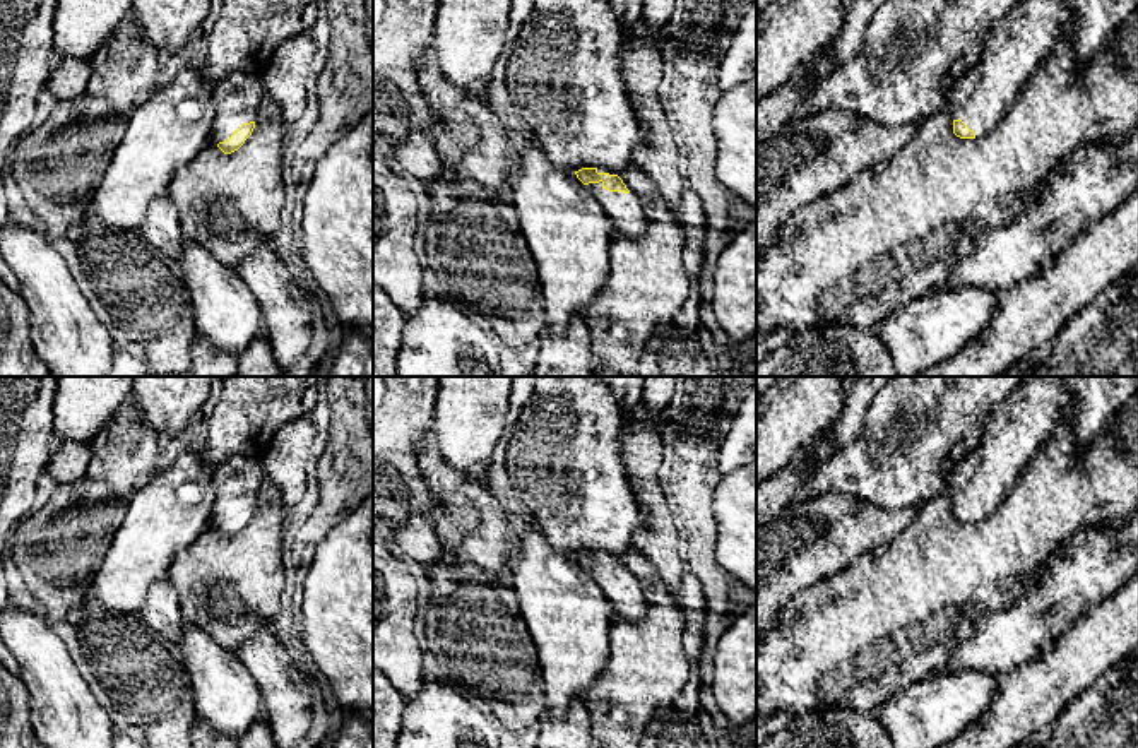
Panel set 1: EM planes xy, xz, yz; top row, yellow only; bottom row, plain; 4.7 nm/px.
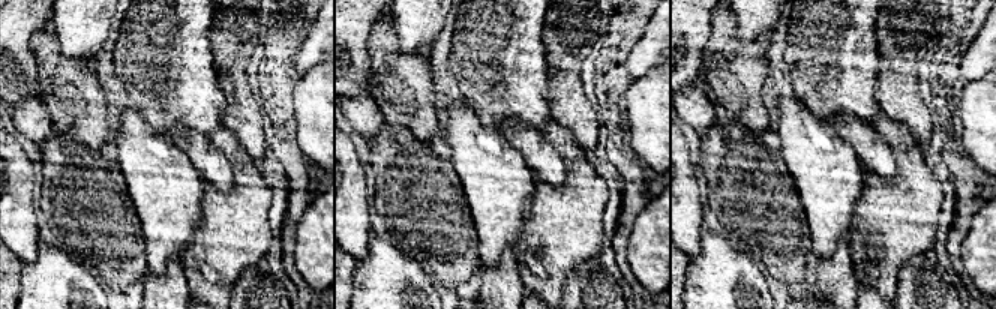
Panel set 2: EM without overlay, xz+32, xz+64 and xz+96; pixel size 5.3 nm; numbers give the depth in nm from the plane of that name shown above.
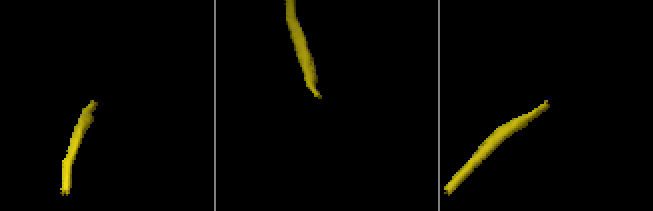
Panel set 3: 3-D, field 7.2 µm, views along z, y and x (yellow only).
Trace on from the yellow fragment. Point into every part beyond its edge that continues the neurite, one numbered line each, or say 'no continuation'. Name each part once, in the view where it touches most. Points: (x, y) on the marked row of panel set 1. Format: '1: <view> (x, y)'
1: xz (625, 211)

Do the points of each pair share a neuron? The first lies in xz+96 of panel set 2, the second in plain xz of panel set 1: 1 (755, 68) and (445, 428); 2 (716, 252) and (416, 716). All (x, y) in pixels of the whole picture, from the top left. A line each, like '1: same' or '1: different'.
1: different
2: same

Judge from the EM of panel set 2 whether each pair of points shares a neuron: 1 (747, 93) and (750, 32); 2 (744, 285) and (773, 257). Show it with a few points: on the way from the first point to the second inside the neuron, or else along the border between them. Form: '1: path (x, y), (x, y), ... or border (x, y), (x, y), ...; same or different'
1: border (732, 15), (737, 36), (743, 42), (764, 42); different
2: border (732, 248), (744, 252), (765, 278); different

